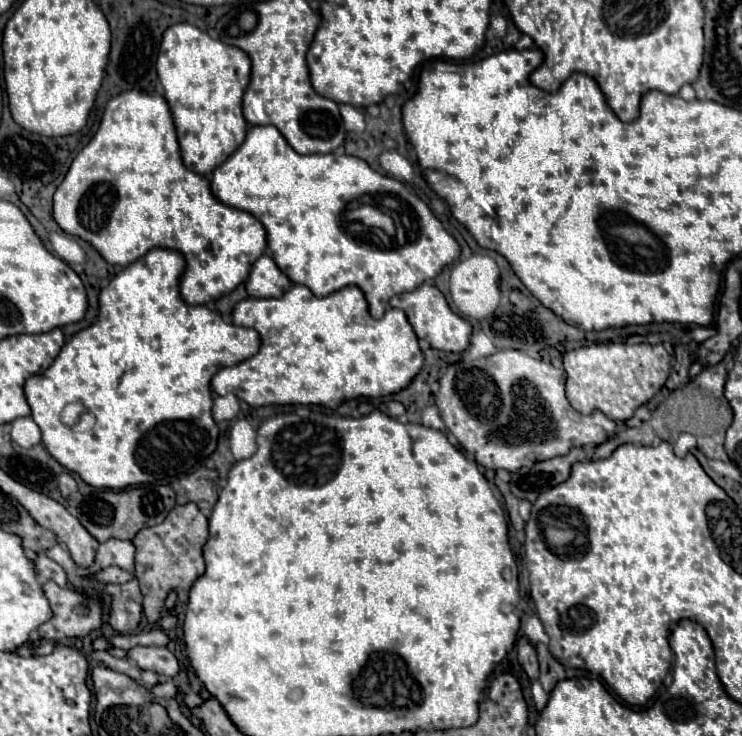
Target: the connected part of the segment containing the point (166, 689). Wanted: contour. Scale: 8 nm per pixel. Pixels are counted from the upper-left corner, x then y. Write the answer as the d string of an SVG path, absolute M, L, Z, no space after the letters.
M165 681L165 683L155 685L151 691L155 693L155 697L157 698L173 698L177 695L177 691L179 691L179 689L177 689L175 681Z

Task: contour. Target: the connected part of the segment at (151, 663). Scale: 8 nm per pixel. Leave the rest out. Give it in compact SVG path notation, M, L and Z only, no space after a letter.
M135 647L129 651L129 659L141 669L149 669L167 677L175 677L181 669L177 657L167 647Z

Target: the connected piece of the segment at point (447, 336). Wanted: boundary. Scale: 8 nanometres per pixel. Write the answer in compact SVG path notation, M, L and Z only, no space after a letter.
M423 283L415 291L395 295L389 301L389 305L397 307L397 309L403 309L405 315L407 315L407 319L409 319L409 323L413 325L417 337L429 341L431 347L441 349L441 351L465 351L467 349L473 327L471 327L471 323L467 319L463 319L461 315L457 315L455 311L451 311L449 303L443 297L443 293L435 285Z

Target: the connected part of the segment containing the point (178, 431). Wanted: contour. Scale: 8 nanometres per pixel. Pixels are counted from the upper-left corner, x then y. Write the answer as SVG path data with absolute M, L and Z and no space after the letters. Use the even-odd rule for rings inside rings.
M151 249L145 257L125 267L99 295L101 307L97 323L74 334L71 341L63 345L57 359L43 373L31 375L25 383L25 397L33 411L31 417L43 433L43 445L63 467L77 473L91 487L125 489L175 479L177 475L201 467L217 449L219 439L219 427L211 415L211 377L219 369L237 365L259 351L261 339L255 329L225 323L217 311L205 305L187 305L179 293L181 275L173 273L173 277L169 277L175 269L185 271L185 257L173 249L165 249L165 252ZM69 403L83 403L91 411L85 412L77 424L86 429L85 433L67 427L67 417L63 417L61 411ZM94 415L97 423L91 429Z

